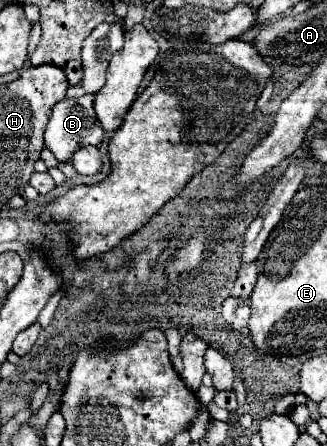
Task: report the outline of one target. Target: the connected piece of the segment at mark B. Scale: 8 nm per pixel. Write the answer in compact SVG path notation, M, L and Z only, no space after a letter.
M82 96L82 98L65 98L58 102L52 110L52 118L46 126L46 148L56 156L58 162L72 162L72 154L84 146L100 146L104 140L104 128L100 126L94 108L92 108L94 96Z

